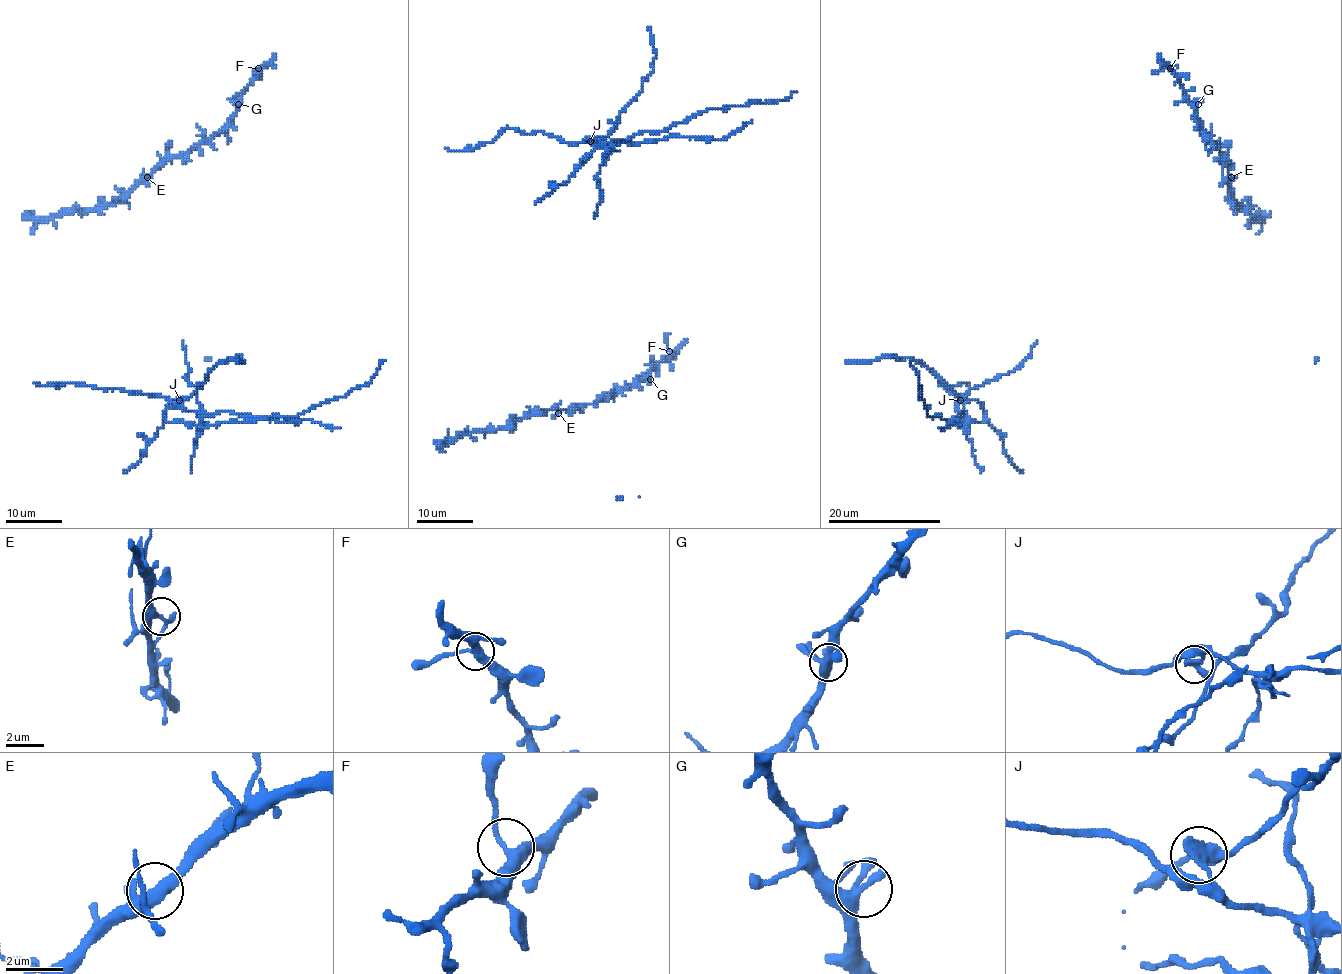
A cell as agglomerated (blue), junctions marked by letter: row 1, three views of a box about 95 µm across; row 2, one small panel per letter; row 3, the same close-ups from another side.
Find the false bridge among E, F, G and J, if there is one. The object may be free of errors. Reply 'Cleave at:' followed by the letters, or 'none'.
Cleave at: J

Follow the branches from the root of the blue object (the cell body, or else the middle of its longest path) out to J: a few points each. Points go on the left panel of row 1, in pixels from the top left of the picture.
J: (182, 341), (185, 360), (190, 368), (186, 378), (197, 389), (200, 410), (186, 410), (179, 400)

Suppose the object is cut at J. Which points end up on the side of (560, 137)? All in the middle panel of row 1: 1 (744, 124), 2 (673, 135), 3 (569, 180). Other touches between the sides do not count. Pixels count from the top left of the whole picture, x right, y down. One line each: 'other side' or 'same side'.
1: same side
2: same side
3: other side

